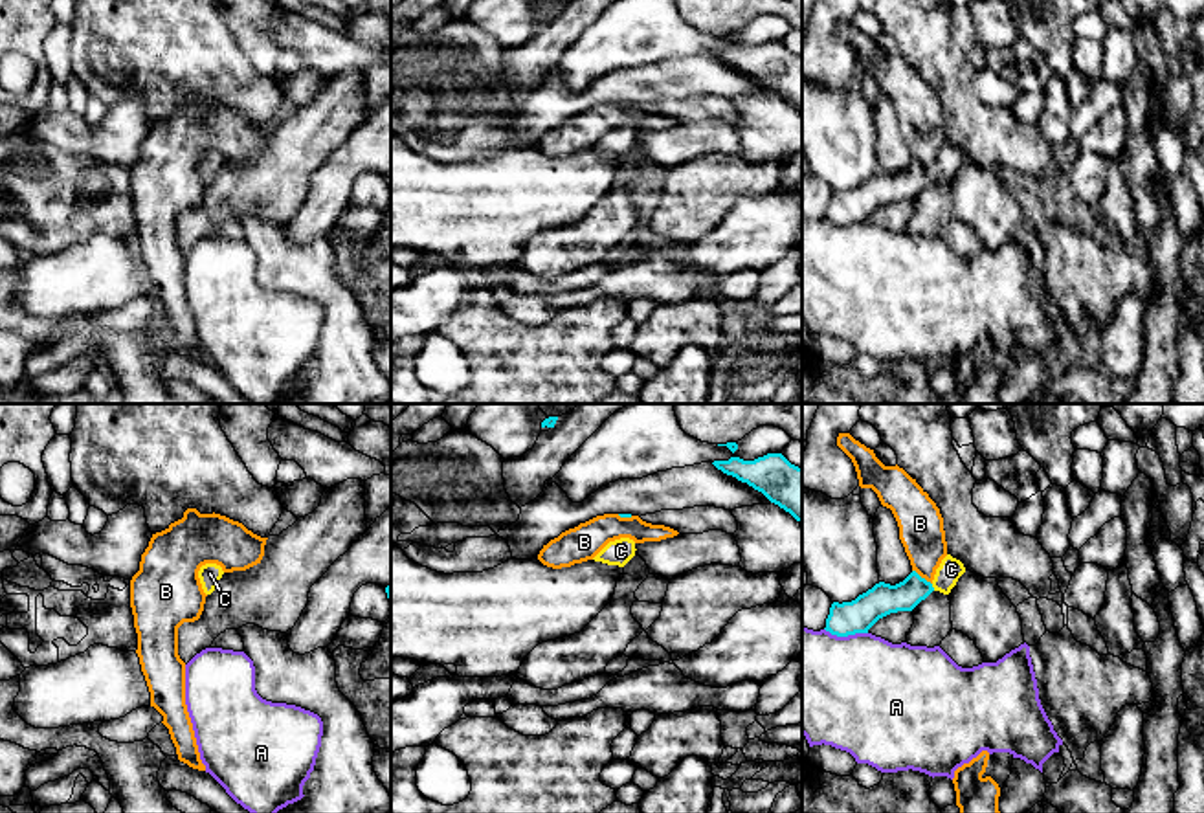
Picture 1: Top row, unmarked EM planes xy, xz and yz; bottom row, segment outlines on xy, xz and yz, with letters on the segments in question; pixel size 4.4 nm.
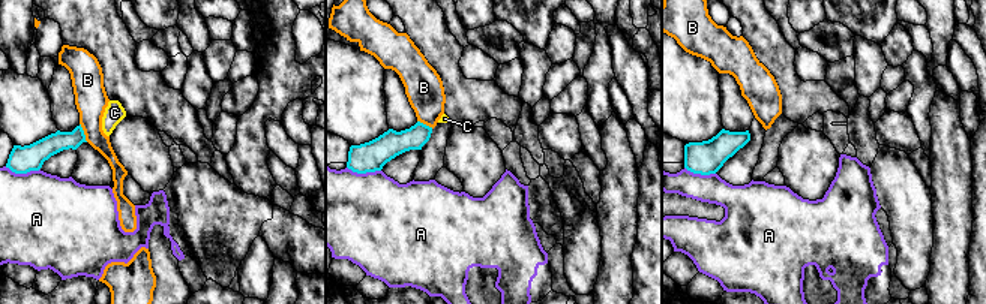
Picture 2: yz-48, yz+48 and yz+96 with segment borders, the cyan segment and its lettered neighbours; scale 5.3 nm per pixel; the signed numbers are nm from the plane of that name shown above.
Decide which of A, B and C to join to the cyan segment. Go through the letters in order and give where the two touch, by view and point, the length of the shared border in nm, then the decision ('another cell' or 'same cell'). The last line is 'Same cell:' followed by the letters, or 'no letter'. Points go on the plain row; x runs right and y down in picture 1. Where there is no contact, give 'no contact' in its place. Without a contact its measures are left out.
A: meets cyan in yz at (847, 224); contact 190 nm long; another cell
B: meets cyan in yz at (920, 166); contact 110 nm long; another cell
C: meets cyan in yz at (933, 177); contact 40 nm long; same cell
Same cell: C

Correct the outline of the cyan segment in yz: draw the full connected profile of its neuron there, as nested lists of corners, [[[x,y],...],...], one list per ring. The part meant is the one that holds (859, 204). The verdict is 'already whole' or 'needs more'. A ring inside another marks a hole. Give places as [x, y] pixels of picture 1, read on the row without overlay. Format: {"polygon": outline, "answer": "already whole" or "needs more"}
{"polygon": [[[947,143],[932,171],[916,160],[896,174],[879,171],[852,191],[833,191],[824,218],[837,226],[868,222],[879,207],[897,200],[912,200],[932,180],[949,184],[964,161],[964,152]]], "answer": "needs more"}

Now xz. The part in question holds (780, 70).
{"polygon": [[[767,42],[754,50],[730,46],[712,53],[762,81],[771,92],[802,112],[802,57],[791,53],[782,42]]], "answer": "already whole"}

